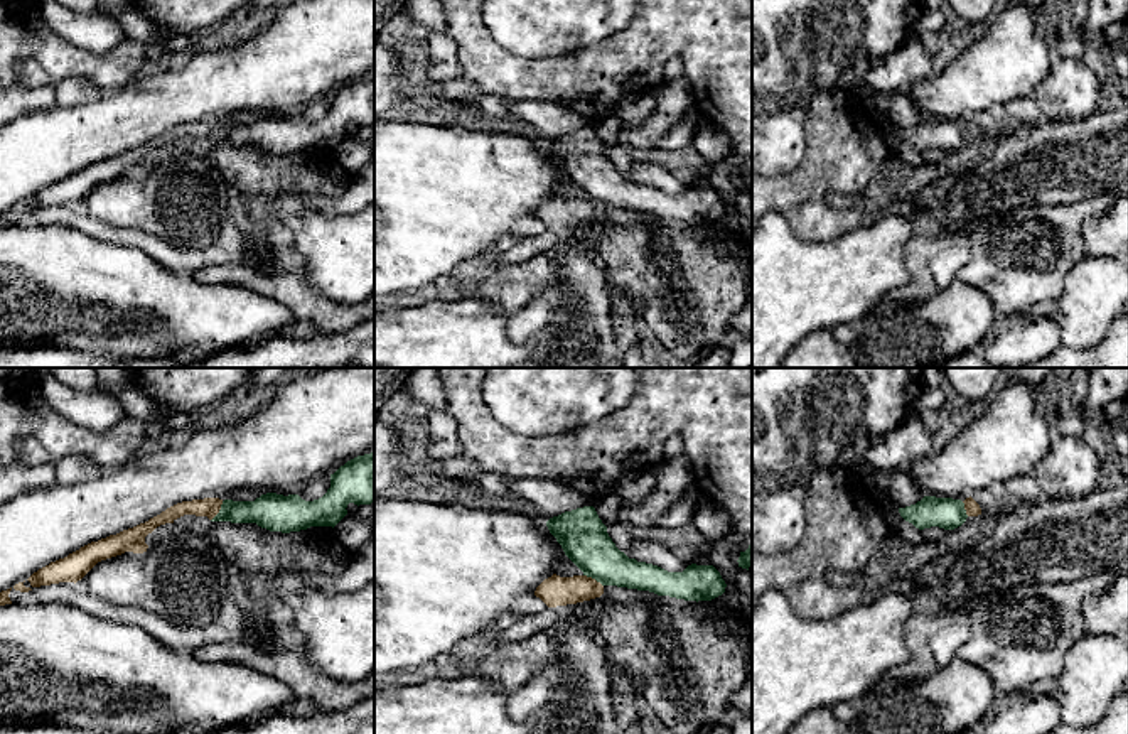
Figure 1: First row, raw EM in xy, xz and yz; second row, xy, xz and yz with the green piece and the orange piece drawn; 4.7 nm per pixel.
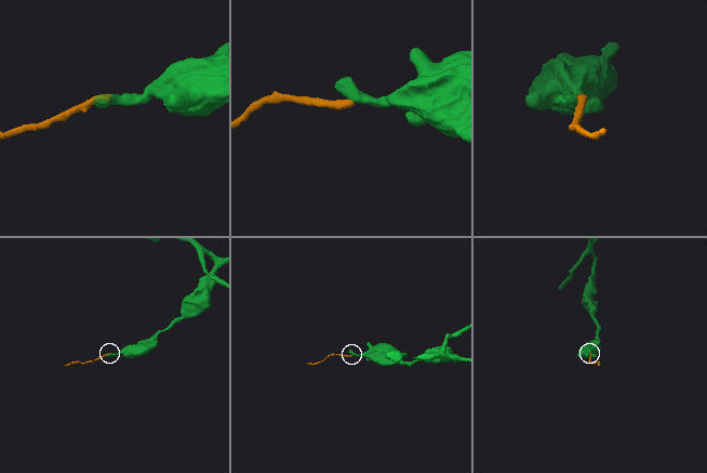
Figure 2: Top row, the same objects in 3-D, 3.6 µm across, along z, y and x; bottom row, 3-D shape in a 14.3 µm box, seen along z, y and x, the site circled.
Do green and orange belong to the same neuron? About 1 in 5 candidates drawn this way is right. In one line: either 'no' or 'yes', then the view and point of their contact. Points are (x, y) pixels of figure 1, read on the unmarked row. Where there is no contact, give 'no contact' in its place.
no | xz (594, 199)

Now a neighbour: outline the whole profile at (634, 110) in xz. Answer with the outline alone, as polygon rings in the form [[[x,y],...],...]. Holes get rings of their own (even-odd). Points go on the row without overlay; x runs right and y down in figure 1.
[[[656,89],[631,93],[619,101],[614,115],[624,128],[641,128],[653,116],[656,106]]]

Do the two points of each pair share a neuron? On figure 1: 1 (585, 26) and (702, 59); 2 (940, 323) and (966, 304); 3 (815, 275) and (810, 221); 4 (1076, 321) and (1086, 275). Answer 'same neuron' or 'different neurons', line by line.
1: different neurons
2: same neuron
3: different neurons
4: same neuron

